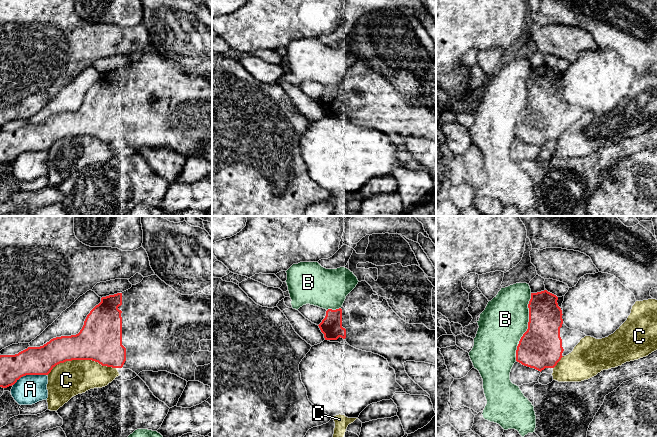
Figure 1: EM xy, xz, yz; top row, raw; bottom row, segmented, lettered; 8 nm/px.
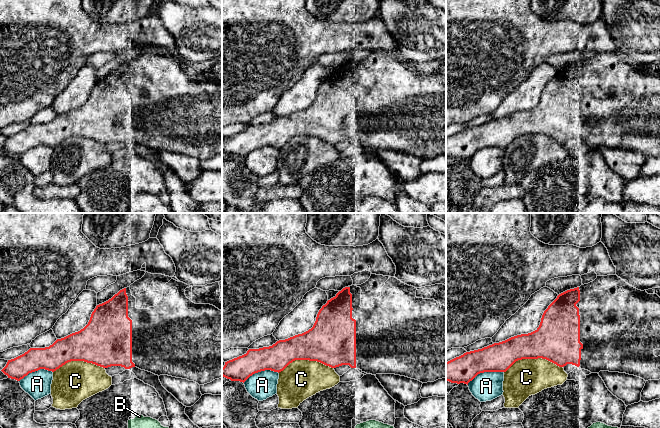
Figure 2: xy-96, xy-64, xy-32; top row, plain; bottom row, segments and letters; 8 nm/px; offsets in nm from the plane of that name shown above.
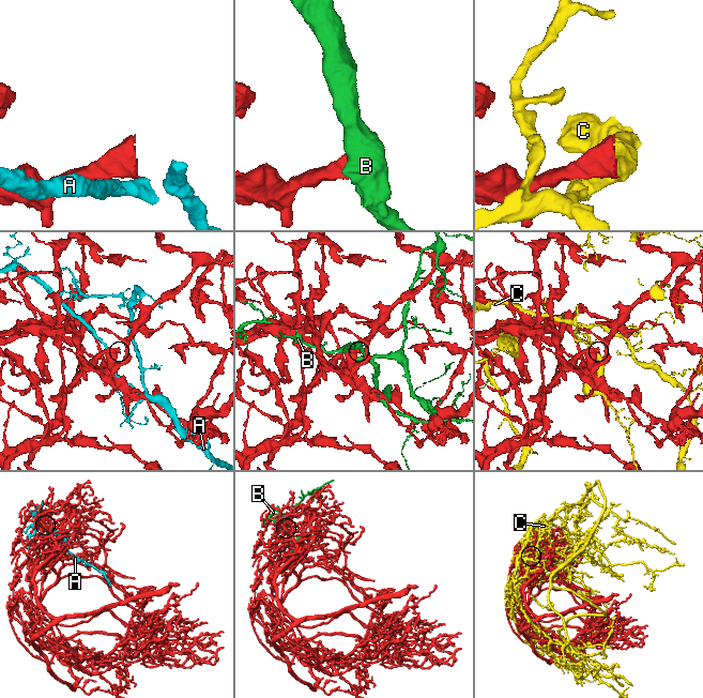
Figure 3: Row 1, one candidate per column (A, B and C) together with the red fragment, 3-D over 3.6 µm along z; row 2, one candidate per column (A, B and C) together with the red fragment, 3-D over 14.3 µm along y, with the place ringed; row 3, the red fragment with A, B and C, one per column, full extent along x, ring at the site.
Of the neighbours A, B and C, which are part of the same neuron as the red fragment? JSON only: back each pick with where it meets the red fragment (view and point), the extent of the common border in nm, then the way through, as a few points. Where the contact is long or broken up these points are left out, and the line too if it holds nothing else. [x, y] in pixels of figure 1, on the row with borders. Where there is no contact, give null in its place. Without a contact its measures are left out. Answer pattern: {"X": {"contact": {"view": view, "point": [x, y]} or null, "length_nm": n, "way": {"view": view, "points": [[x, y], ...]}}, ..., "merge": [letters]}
{"merge": []}

